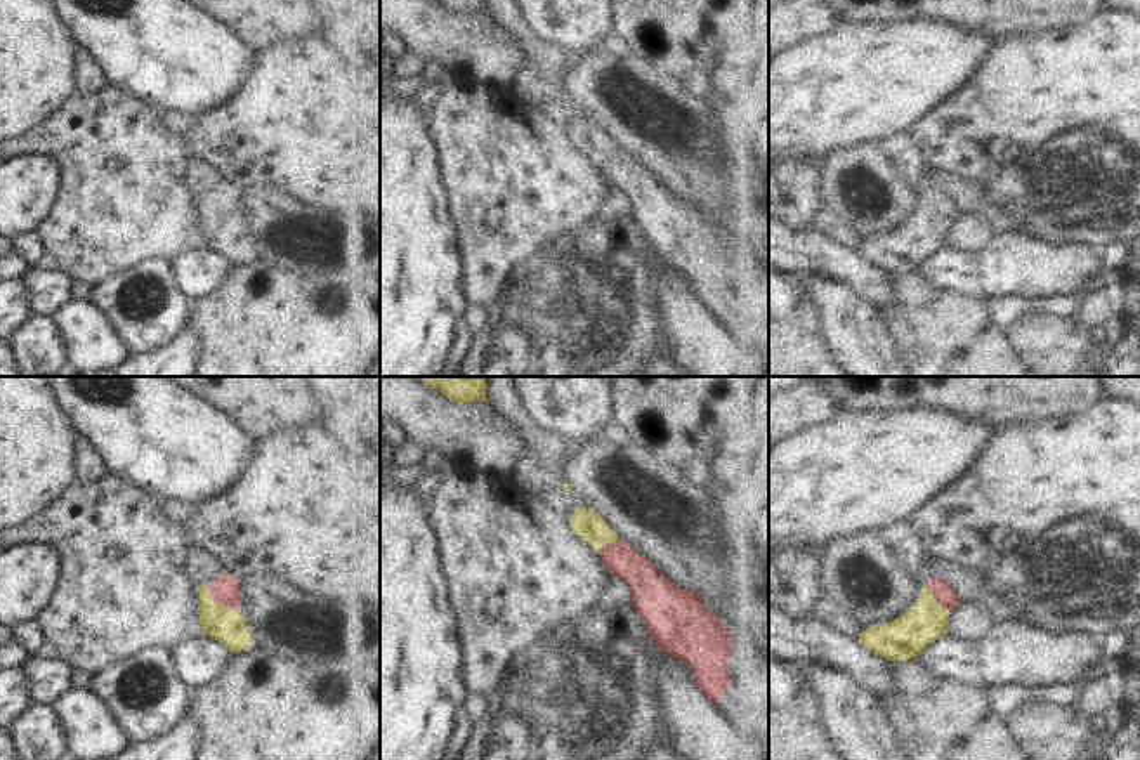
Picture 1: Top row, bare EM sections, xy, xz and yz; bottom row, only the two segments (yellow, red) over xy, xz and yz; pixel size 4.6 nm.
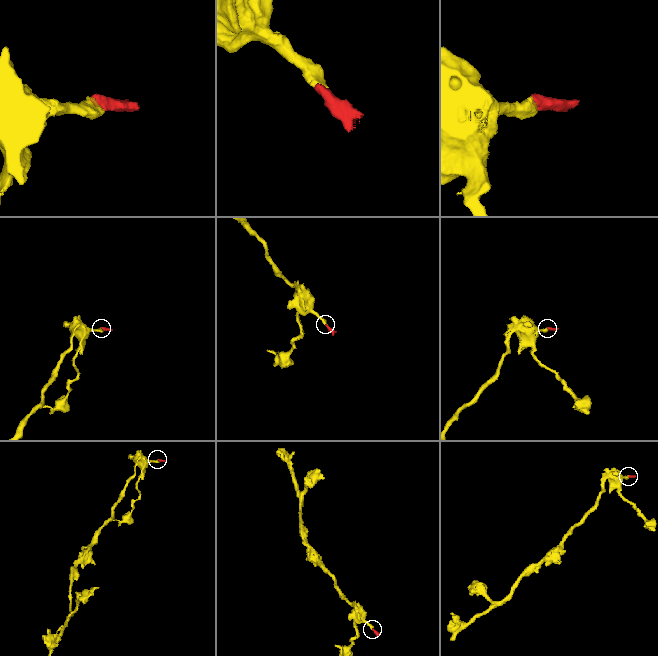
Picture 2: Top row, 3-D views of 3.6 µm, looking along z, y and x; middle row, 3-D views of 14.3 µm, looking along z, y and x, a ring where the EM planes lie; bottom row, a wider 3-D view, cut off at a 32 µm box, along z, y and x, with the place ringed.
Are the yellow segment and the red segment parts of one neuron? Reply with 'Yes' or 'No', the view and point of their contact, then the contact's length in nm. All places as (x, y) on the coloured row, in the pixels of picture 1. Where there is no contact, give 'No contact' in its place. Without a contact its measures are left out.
Yes. Touches yellow at xy (217, 601). Shared border 180 nm.

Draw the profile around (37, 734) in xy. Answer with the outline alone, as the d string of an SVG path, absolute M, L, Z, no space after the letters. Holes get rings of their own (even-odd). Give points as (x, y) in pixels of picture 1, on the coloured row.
M31 703L5 731L17 760L66 758L66 736L52 706Z

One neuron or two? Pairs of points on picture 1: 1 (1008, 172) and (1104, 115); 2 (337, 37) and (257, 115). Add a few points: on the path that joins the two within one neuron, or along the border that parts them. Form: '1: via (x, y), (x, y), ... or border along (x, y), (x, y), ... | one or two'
1: via (1022, 146), (1035, 134), (1078, 134) | one
2: border along (318, 37), (342, 49), (361, 51) | two

